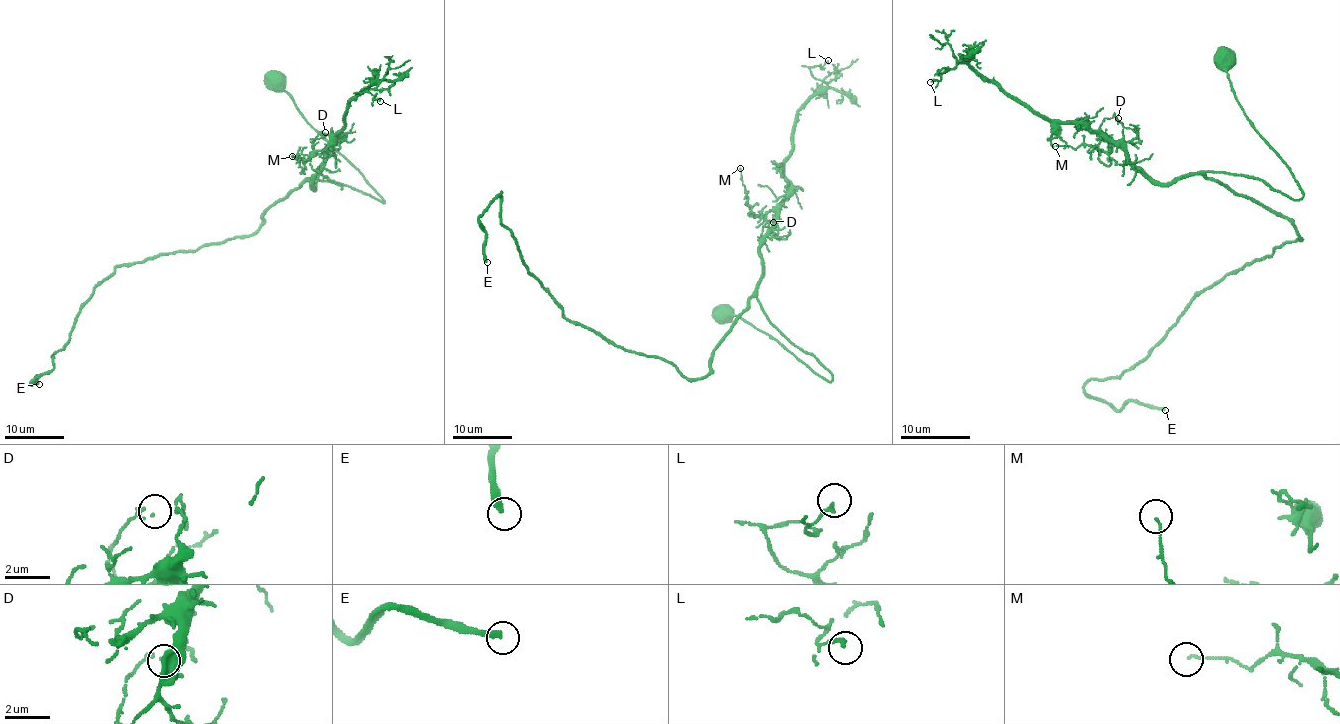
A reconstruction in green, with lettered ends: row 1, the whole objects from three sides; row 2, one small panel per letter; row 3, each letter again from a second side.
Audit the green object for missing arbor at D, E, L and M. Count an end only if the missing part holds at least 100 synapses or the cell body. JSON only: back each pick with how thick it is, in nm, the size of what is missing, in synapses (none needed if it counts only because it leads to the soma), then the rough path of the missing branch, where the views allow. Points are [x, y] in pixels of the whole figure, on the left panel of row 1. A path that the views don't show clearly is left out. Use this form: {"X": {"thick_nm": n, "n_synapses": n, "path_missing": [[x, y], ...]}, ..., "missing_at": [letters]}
{"E": {"thick_nm": 300, "n_synapses": 120, "path_missing": [[39, 384], [75, 331], [112, 324], [128, 309], [127, 300], [130, 306], [139, 298], [137, 282]]}, "missing_at": ["E"]}

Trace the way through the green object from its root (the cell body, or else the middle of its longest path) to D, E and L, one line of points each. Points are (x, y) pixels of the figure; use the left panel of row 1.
D: (274, 81), (384, 203), (338, 183), (310, 179), (311, 188), (325, 161), (313, 143), (325, 132)
E: (274, 81), (384, 203), (308, 179), (248, 235), (119, 264), (81, 309), (54, 367), (31, 382), (39, 384)
L: (274, 81), (384, 203), (308, 180), (313, 189), (347, 104), (377, 83), (362, 93), (380, 101)

